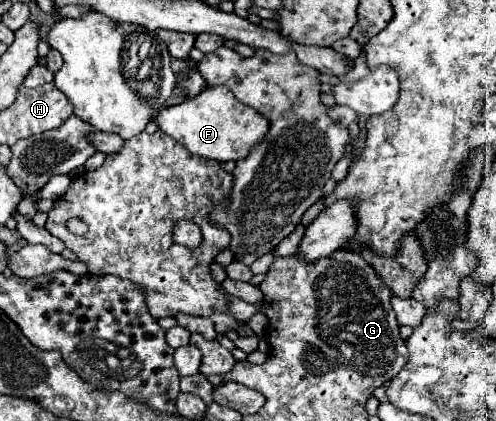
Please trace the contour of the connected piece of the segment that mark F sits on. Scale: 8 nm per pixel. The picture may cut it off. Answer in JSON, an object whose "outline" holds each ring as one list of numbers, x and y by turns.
{"outline":[[209,86,189,102,185,100,181,104,163,108,157,118,157,126,183,144,191,154,217,162,241,160,255,148,255,144,261,144,269,132,269,120,255,108,241,104,231,90,223,86]]}

